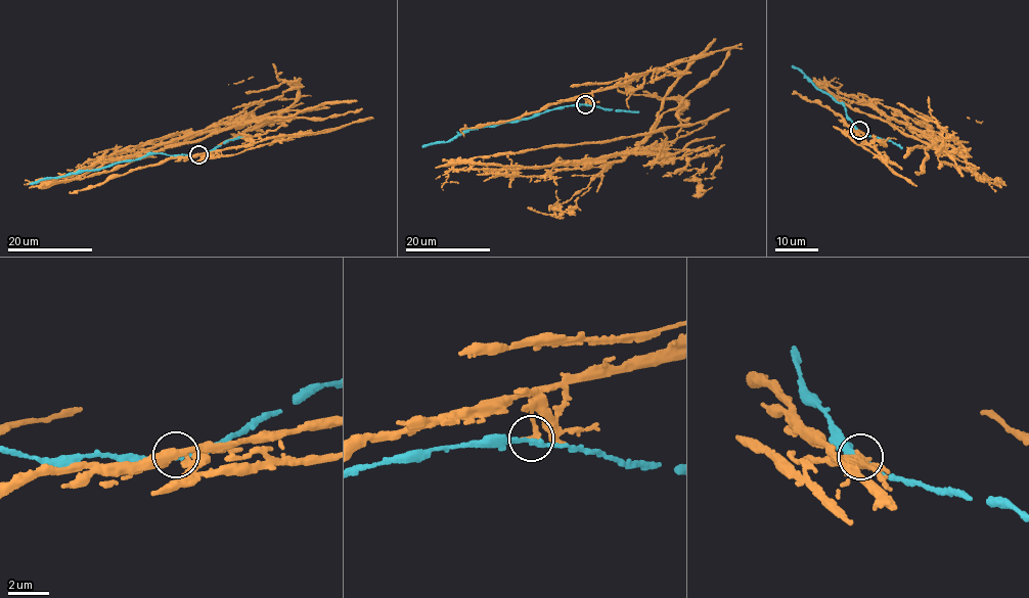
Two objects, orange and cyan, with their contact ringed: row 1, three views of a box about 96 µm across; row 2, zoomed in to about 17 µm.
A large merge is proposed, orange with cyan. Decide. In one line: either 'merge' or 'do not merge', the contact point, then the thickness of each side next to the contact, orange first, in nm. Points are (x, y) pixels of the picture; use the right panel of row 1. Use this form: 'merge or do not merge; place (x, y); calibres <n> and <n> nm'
do not merge; place (859, 130); calibres 280 and 240 nm

